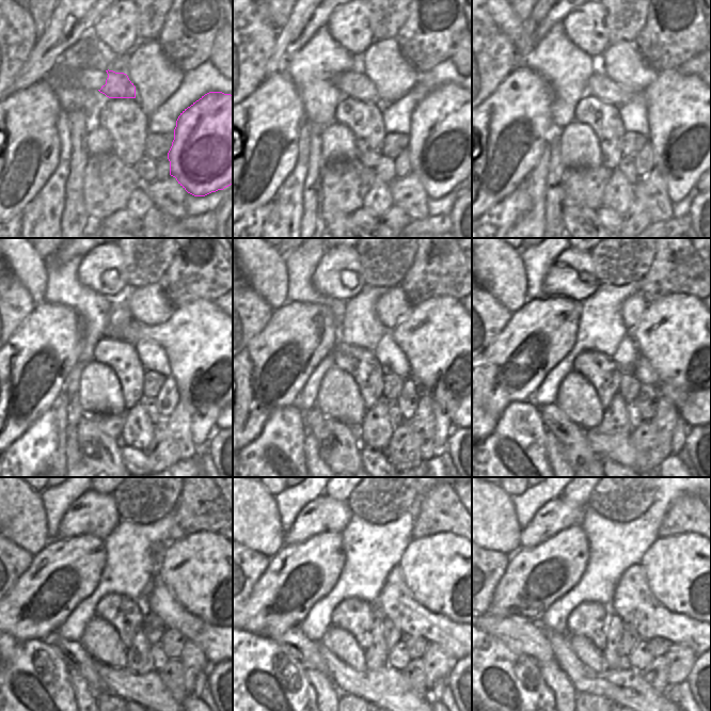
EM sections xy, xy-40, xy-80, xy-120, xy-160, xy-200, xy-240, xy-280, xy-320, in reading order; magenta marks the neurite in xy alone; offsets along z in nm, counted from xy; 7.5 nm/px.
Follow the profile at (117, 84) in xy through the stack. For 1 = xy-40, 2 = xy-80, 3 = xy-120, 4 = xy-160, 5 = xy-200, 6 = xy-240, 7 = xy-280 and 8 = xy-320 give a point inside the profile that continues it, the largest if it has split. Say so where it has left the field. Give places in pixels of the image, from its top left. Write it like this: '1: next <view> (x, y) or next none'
1: next xy-40 (357, 85)
2: next xy-80 (689, 121)
3: next xy-120 (210, 354)
4: next xy-160 (449, 351)
5: next xy-200 (689, 346)
6: next xy-240 (210, 577)
7: next xy-280 (448, 574)
8: next xy-320 (688, 573)

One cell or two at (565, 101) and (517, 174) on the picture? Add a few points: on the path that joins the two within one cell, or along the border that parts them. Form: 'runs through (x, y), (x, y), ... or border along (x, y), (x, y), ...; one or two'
border along (554, 97), (552, 101), (552, 131); two

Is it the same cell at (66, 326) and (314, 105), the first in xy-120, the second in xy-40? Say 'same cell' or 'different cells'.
different cells

